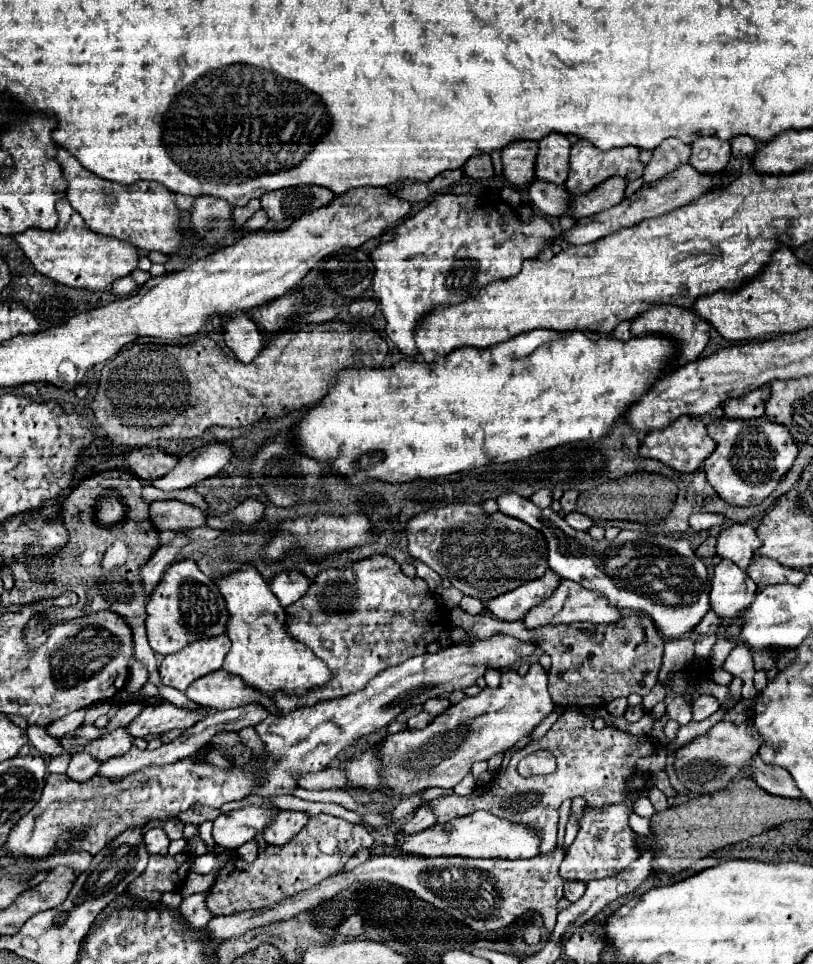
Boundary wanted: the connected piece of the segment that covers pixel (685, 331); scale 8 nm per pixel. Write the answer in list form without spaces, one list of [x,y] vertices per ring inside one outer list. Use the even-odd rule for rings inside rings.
[[[652,304],[648,310],[632,320],[632,336],[642,336],[650,332],[674,336],[684,348],[680,350],[680,356],[676,360],[678,366],[700,356],[700,352],[708,344],[708,330],[710,324],[692,310],[668,304]]]

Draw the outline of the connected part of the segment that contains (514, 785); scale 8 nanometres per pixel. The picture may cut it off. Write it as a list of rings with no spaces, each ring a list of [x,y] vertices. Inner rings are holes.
[[[568,706],[542,740],[512,754],[506,772],[502,772],[496,780],[476,786],[474,792],[468,796],[452,794],[436,798],[430,802],[430,806],[438,822],[448,822],[456,816],[468,816],[476,810],[486,810],[494,816],[518,824],[532,824],[532,828],[540,828],[540,854],[548,854],[554,850],[554,828],[558,826],[558,808],[564,800],[584,798],[588,808],[620,804],[628,798],[628,782],[646,776],[646,772],[638,770],[636,762],[640,758],[652,756],[654,752],[656,746],[650,742],[648,736],[634,736],[614,726],[606,726],[598,732],[592,728],[590,716],[586,716],[576,706]],[[536,750],[550,750],[556,756],[556,772],[546,776],[522,778],[516,772],[516,764]]]

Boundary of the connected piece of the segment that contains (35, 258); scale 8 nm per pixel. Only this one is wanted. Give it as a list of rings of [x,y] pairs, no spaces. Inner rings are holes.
[[[66,198],[56,202],[56,210],[58,210],[58,224],[54,230],[28,228],[22,234],[12,236],[12,240],[24,250],[26,258],[34,264],[38,272],[50,276],[60,284],[74,288],[110,290],[114,278],[128,276],[136,268],[138,250],[132,244],[92,232]]]

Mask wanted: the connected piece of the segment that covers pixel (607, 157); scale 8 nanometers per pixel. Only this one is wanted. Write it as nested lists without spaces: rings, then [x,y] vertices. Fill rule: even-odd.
[[[578,140],[572,150],[570,150],[570,176],[566,180],[566,188],[570,192],[576,192],[576,194],[584,194],[588,190],[592,190],[594,186],[598,186],[600,182],[612,178],[612,176],[620,176],[628,182],[636,180],[642,176],[644,172],[644,164],[640,162],[638,158],[640,150],[636,146],[624,146],[624,148],[612,148],[612,150],[606,150],[602,152],[600,148],[592,146],[588,140]]]

